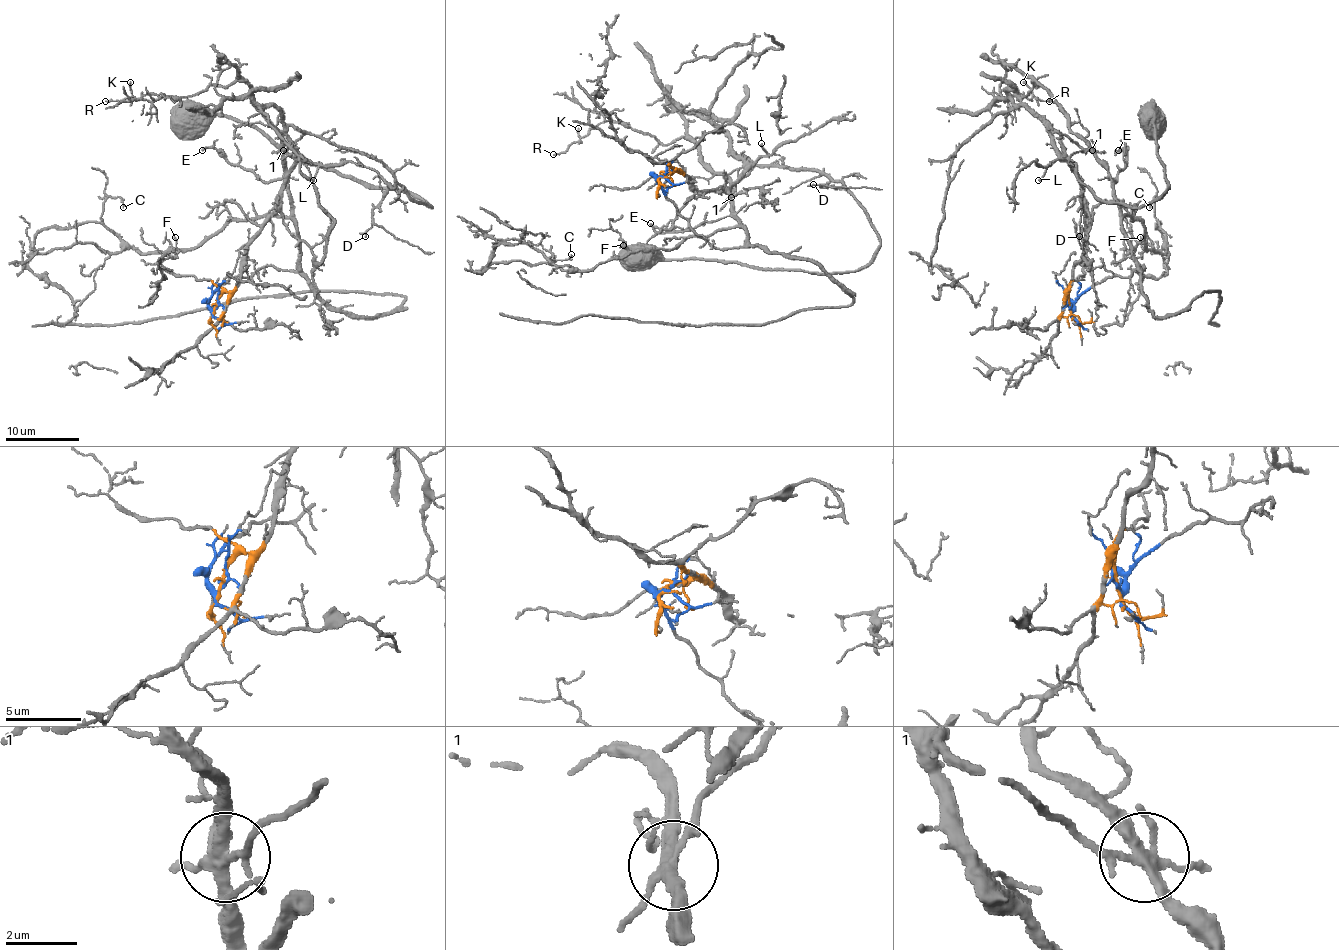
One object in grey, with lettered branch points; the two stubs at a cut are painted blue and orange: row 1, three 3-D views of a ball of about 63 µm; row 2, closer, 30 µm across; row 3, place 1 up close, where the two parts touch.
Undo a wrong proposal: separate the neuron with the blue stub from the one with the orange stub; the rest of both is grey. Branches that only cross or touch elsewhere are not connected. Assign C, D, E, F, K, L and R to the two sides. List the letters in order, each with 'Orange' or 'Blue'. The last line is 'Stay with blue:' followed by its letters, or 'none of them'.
C: Blue
D: Orange
E: Blue
F: Blue
K: Blue
L: Orange
R: Blue
Stay with blue: C, E, F, K, R

